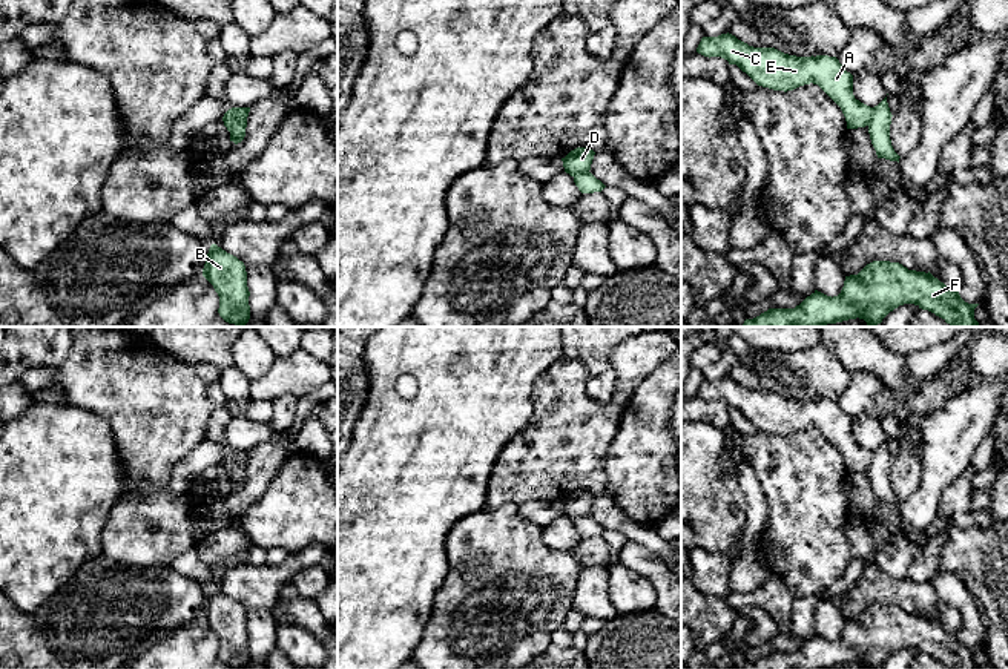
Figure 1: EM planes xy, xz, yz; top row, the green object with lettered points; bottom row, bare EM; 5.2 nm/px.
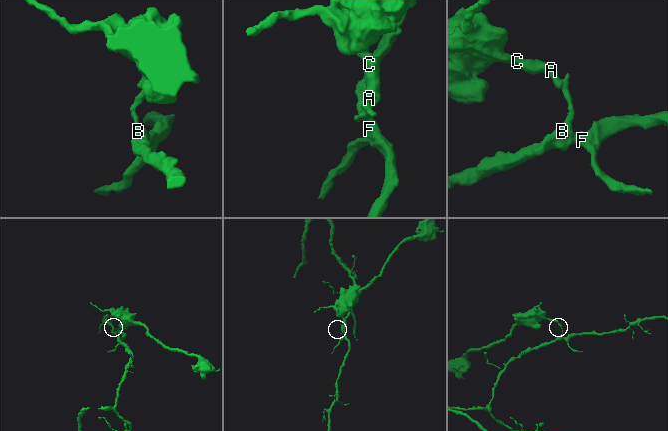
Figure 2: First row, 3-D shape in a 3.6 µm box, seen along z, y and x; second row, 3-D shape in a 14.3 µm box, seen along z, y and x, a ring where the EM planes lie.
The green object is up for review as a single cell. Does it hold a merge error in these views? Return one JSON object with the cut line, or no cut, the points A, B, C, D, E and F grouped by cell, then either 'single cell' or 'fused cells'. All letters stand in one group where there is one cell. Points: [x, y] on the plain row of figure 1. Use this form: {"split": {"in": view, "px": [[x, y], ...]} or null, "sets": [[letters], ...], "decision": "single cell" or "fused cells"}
{"split": {"in": "xy", "px": [[246, 461], [229, 474]]}, "sets": [["A", "C", "D", "E"], ["B", "F"]], "decision": "fused cells"}

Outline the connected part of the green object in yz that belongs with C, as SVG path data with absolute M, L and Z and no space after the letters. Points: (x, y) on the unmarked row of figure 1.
M732 377L703 381L697 396L704 400L721 400L736 408L758 430L773 434L793 434L804 428L818 428L842 454L847 473L868 470L873 451L853 439L853 419L836 400L796 400L775 391L753 391Z

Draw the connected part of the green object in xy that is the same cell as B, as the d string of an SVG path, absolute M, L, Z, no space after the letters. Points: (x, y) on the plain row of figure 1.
M212 588L203 620L219 640L219 660L229 667L245 669L250 663L250 635L244 606Z

